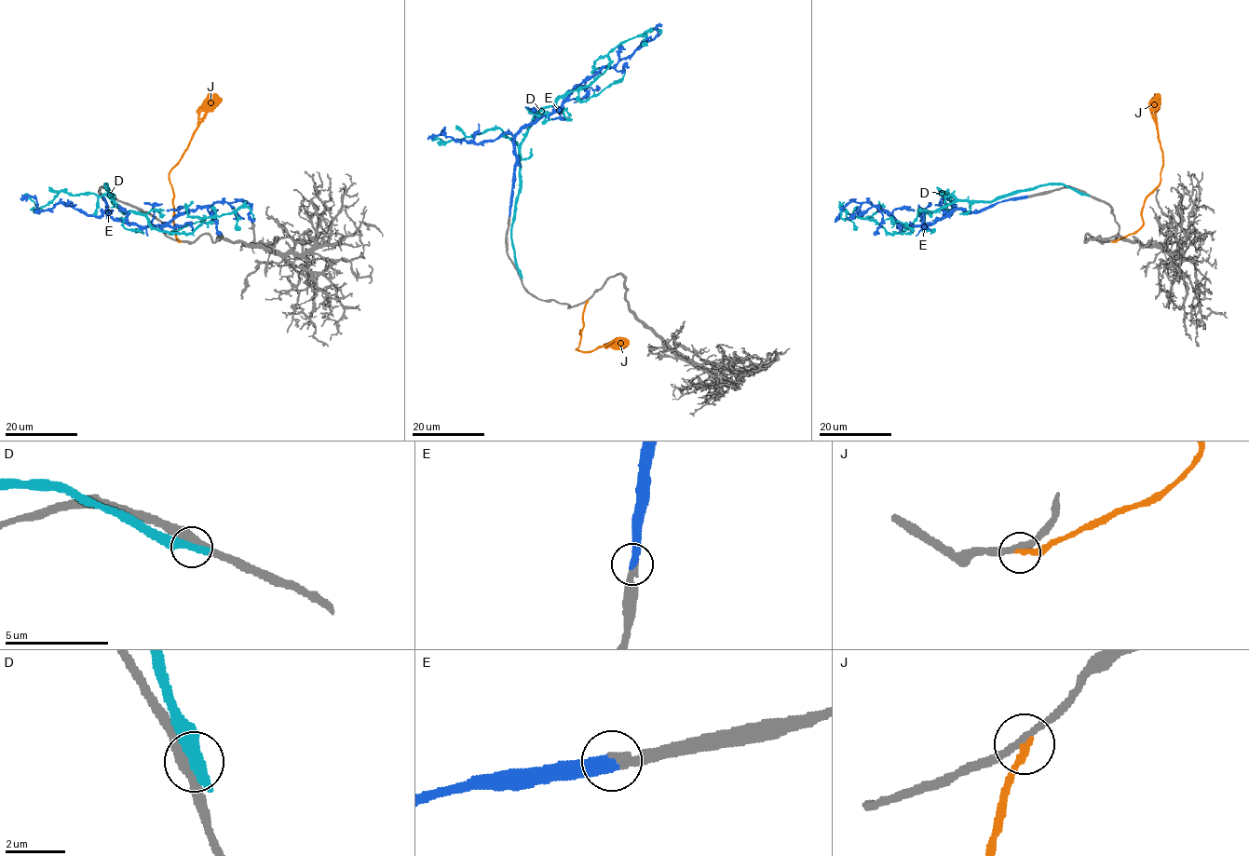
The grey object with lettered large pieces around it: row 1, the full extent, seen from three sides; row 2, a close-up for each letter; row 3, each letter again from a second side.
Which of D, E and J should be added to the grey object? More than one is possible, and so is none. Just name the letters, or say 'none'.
E

